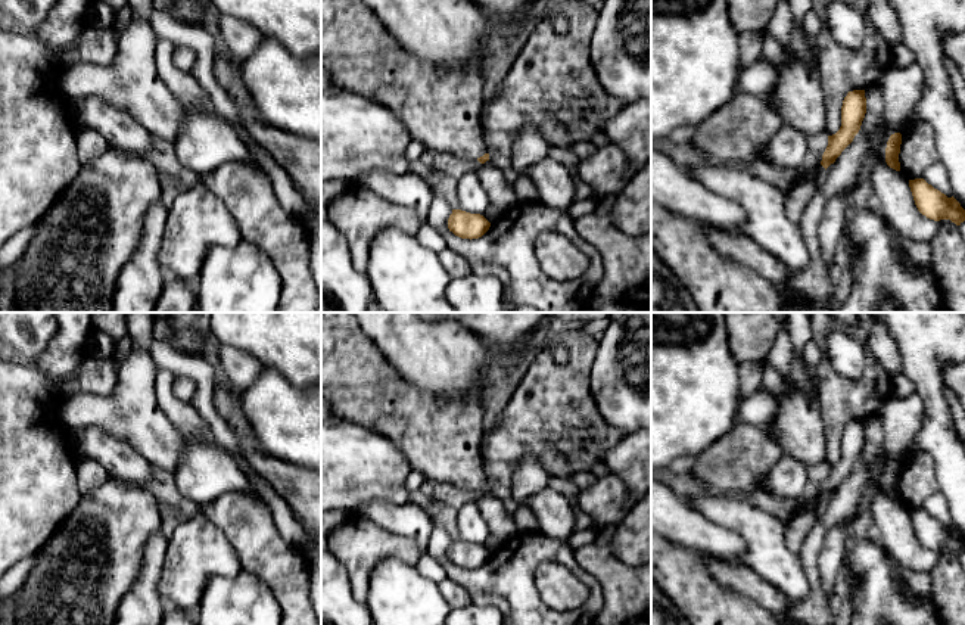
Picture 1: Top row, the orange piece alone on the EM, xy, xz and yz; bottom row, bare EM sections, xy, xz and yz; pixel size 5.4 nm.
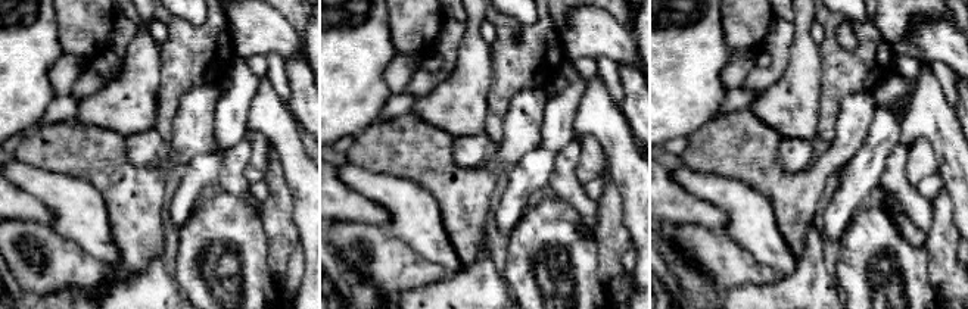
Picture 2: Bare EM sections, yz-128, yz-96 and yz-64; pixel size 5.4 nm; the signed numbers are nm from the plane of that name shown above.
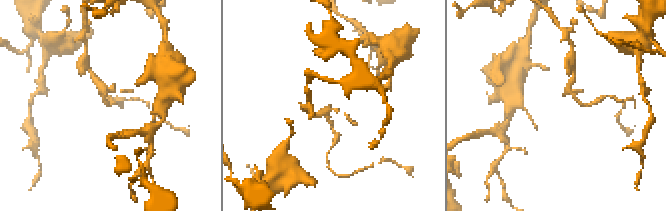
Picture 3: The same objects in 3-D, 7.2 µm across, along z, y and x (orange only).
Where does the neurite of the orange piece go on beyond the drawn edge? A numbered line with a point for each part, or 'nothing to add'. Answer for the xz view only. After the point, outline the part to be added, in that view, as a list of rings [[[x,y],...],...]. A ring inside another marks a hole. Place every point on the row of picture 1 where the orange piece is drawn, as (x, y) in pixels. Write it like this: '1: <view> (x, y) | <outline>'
1: xz (441, 109) | [[[321,0],[321,66],[343,90],[364,96],[389,108],[405,125],[411,140],[429,150],[477,159],[488,153],[480,127],[483,109],[485,68],[470,62],[464,68],[445,71],[407,52],[387,31],[377,13],[364,0]]]

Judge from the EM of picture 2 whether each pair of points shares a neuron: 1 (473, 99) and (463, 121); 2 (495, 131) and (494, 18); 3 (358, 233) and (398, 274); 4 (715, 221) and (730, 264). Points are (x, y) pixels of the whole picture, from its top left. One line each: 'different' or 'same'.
1: same
2: same
3: same
4: different

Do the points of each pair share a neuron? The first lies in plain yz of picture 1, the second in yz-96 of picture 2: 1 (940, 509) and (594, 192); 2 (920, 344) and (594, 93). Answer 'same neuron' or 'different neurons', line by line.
1: same neuron
2: same neuron

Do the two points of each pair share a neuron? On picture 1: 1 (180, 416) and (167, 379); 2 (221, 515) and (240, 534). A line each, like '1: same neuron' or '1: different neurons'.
1: same neuron
2: same neuron

